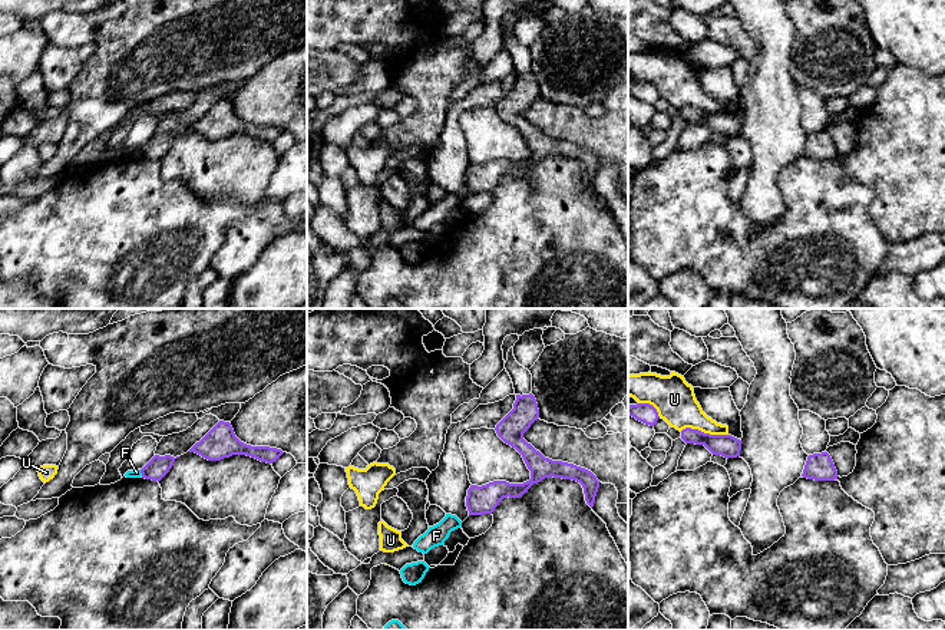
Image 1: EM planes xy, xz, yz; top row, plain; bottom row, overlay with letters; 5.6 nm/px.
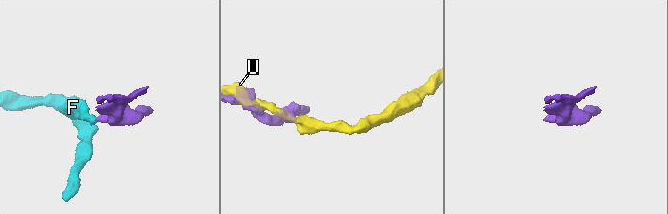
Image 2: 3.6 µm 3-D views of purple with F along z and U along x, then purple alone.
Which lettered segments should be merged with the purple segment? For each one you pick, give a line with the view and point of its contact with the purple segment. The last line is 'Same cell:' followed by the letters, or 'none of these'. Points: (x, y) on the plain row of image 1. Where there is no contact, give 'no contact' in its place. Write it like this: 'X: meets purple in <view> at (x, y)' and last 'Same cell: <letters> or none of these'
Same cell: none of these

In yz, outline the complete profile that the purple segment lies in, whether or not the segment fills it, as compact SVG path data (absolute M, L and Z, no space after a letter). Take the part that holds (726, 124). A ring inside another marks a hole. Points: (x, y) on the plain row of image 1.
M685 106L681 109L685 122L704 123L713 133L737 136L741 129L741 119L731 113L710 113L698 108Z

